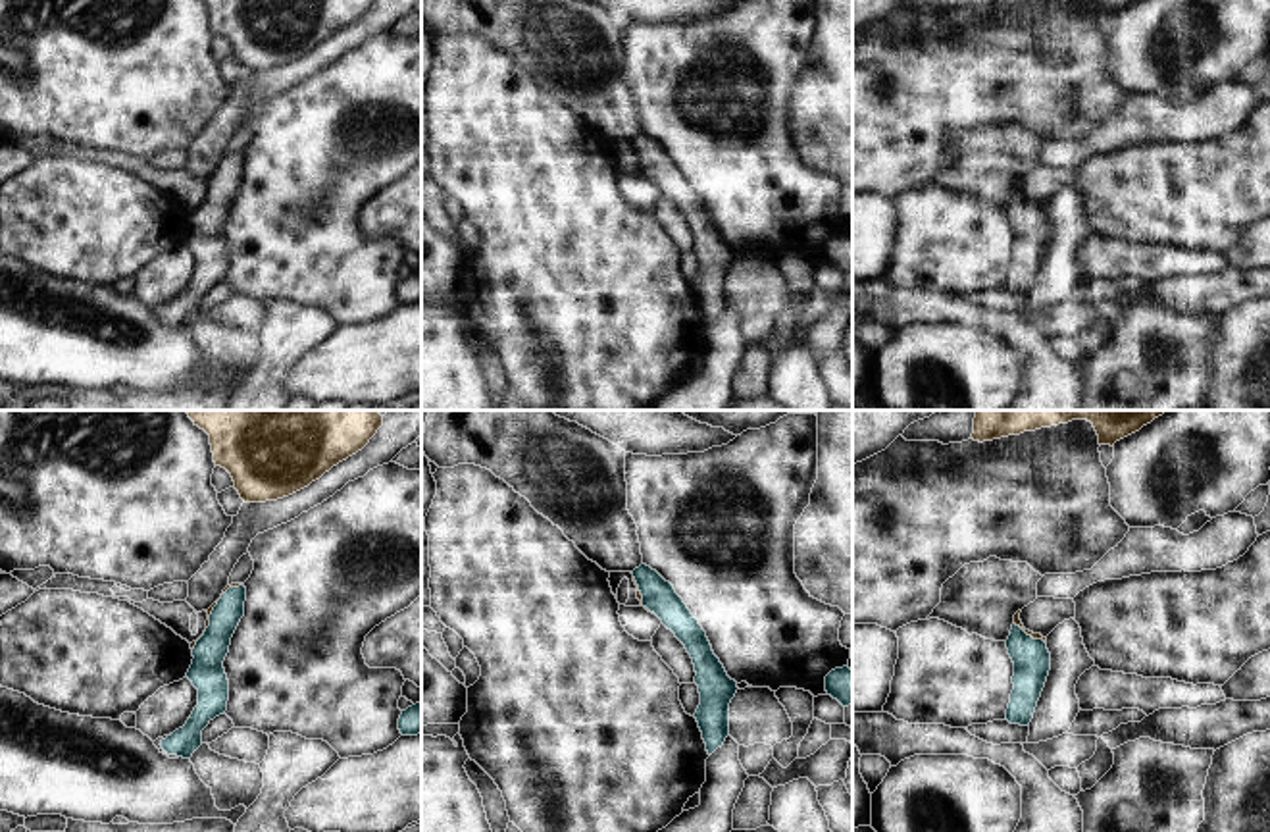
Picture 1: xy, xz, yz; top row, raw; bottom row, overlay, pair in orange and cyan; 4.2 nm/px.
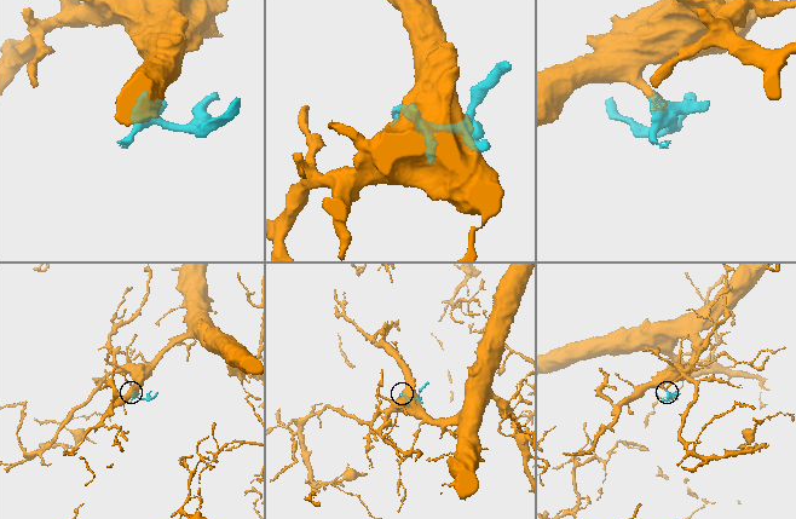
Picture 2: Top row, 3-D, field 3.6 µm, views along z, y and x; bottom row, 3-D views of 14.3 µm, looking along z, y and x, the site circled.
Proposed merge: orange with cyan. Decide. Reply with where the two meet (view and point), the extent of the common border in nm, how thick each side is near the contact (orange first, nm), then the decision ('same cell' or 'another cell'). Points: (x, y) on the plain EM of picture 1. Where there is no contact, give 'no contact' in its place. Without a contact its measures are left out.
meets orange in xy at (210, 182); contact 340 nm long; 20 nm thick on the orange side, 150 nm on the other; same cell

